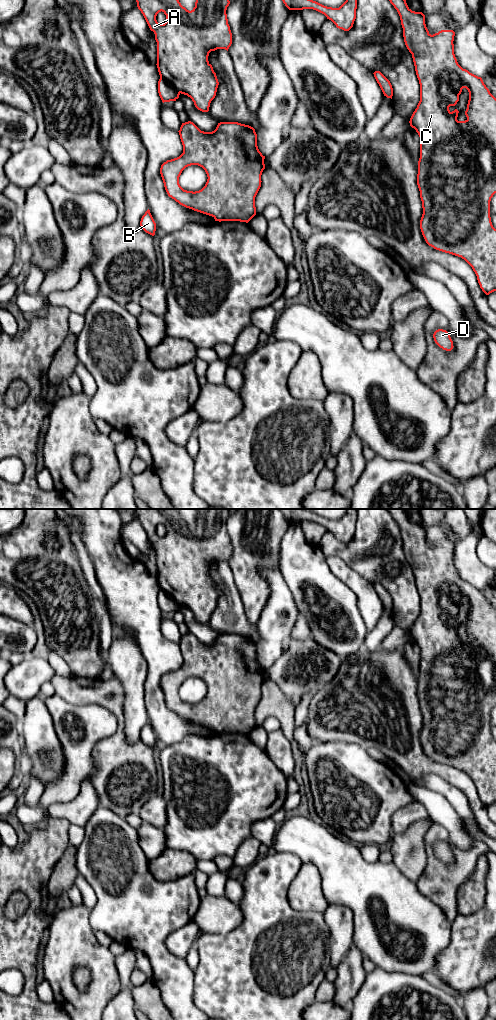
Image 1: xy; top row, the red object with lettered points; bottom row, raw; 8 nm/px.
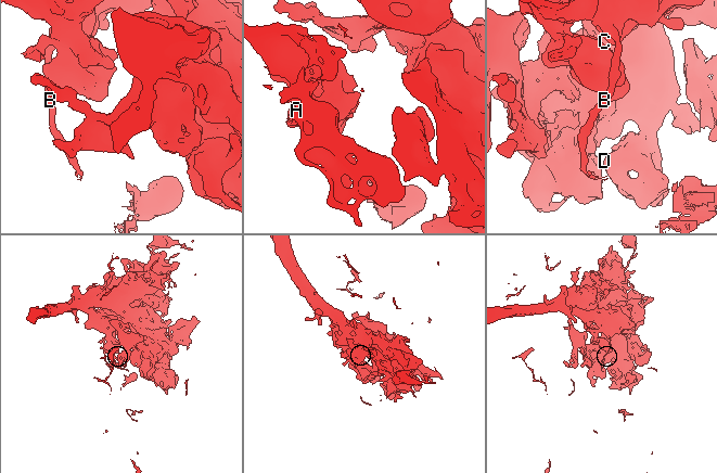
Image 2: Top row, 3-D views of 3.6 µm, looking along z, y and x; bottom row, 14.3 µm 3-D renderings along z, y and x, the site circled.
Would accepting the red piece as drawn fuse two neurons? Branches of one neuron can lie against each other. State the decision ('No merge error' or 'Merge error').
Merge error

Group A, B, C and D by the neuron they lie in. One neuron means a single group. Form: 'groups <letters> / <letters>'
groups A C D / B

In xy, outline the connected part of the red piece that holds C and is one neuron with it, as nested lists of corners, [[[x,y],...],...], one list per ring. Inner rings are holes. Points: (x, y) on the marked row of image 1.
[[[406,0],[389,1],[400,16],[420,84],[420,101],[409,123],[420,137],[417,185],[423,208],[422,235],[434,249],[464,259],[489,295],[496,291],[496,229],[490,217],[490,201],[496,193],[496,98],[481,77],[458,64],[453,30],[431,35],[422,12],[412,11]],[[463,88],[469,92],[467,119],[458,121],[459,111],[451,112],[449,107],[457,104]]]

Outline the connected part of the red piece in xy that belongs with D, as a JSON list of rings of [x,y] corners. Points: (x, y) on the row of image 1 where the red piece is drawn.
[[[436,330],[433,334],[433,338],[435,343],[443,350],[451,351],[454,347],[449,332],[447,332],[446,330]]]

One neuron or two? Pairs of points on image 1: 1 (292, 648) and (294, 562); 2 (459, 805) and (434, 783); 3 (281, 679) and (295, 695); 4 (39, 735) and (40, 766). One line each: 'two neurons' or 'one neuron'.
1: one neuron
2: one neuron
3: one neuron
4: one neuron

